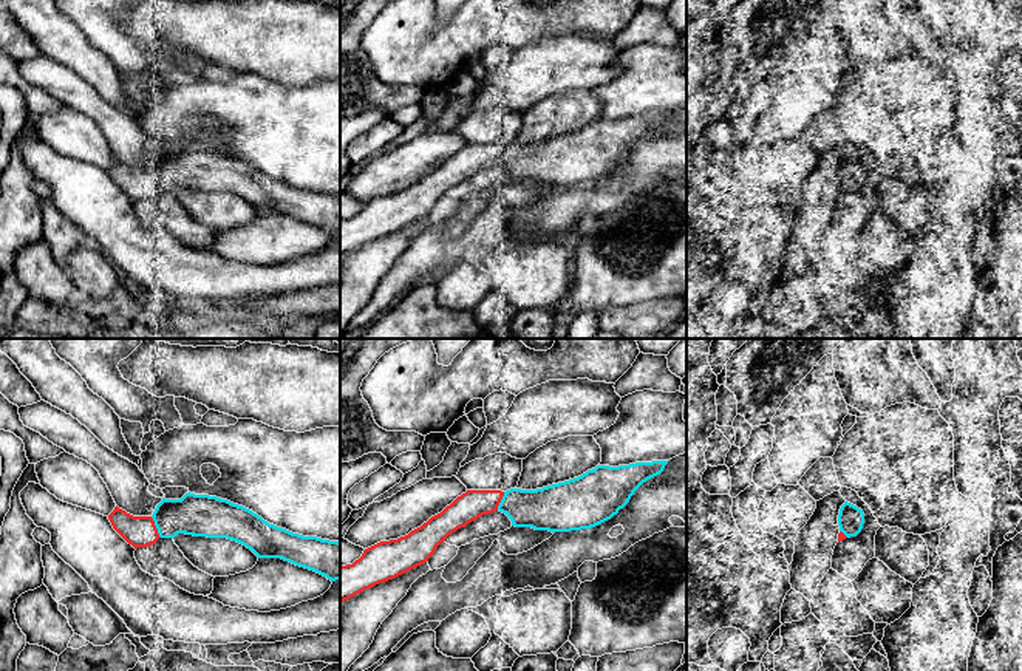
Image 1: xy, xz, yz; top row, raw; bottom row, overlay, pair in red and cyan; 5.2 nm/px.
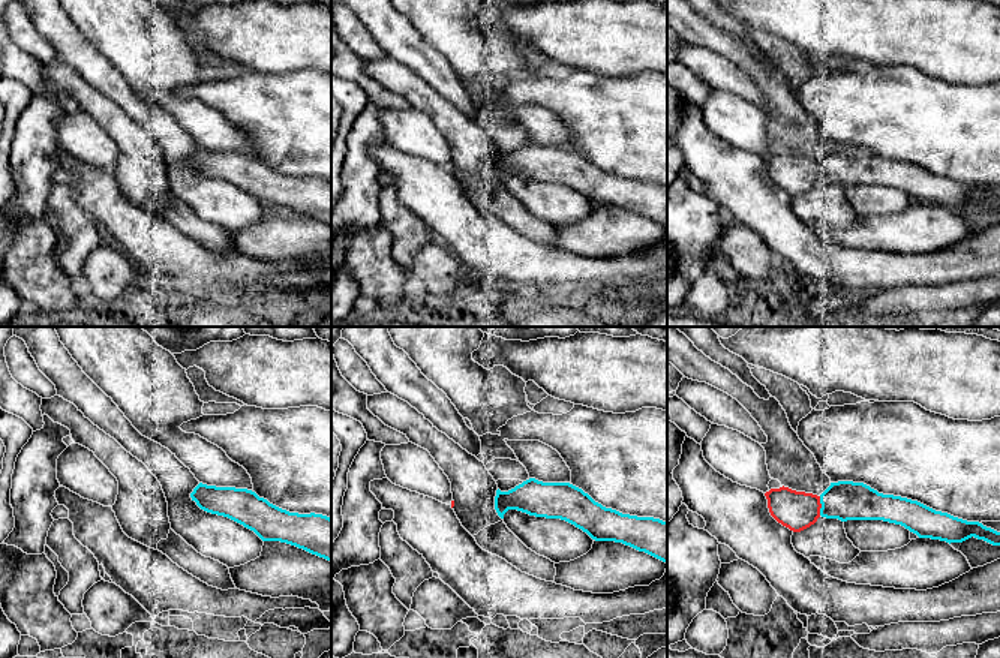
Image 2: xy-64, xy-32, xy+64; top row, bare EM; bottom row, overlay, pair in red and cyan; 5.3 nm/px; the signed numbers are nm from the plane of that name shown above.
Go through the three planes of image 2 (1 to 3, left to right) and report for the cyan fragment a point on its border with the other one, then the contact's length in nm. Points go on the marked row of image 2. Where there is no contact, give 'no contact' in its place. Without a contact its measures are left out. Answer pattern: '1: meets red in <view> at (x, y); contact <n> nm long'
1: no contact
2: no contact
3: meets red in xy+64 at (820, 505); contact 100 nm long

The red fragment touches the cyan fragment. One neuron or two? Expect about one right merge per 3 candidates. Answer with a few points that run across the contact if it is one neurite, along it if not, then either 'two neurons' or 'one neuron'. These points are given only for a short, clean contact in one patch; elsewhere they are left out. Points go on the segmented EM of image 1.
one neuron

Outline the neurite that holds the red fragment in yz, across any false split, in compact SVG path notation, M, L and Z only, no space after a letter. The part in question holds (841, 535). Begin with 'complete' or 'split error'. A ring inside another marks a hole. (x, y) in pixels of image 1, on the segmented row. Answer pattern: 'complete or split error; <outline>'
split error; M846 501L841 506L838 515L838 526L840 526L838 541L857 536L861 532L863 524L864 524L863 510Z

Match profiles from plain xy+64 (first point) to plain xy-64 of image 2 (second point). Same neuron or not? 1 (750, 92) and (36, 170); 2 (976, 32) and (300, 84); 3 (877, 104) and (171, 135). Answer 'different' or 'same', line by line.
1: different
2: different
3: different

